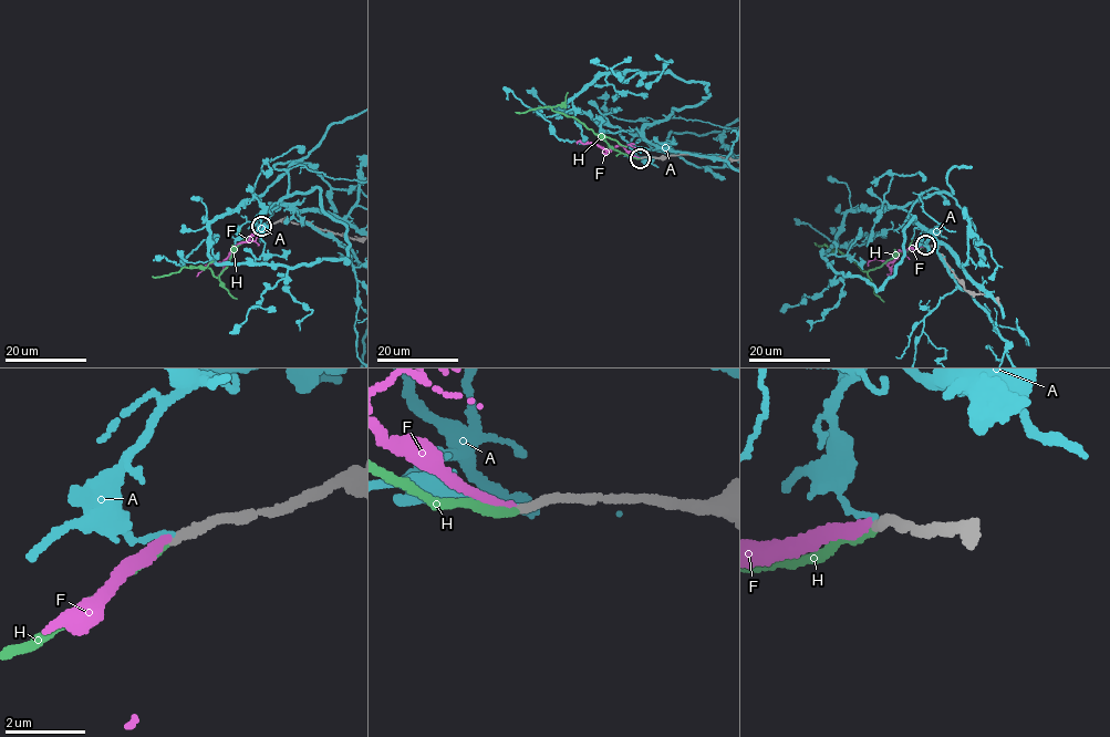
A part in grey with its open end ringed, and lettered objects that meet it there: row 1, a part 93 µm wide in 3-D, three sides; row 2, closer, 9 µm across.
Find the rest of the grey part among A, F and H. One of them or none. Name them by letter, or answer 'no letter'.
H

